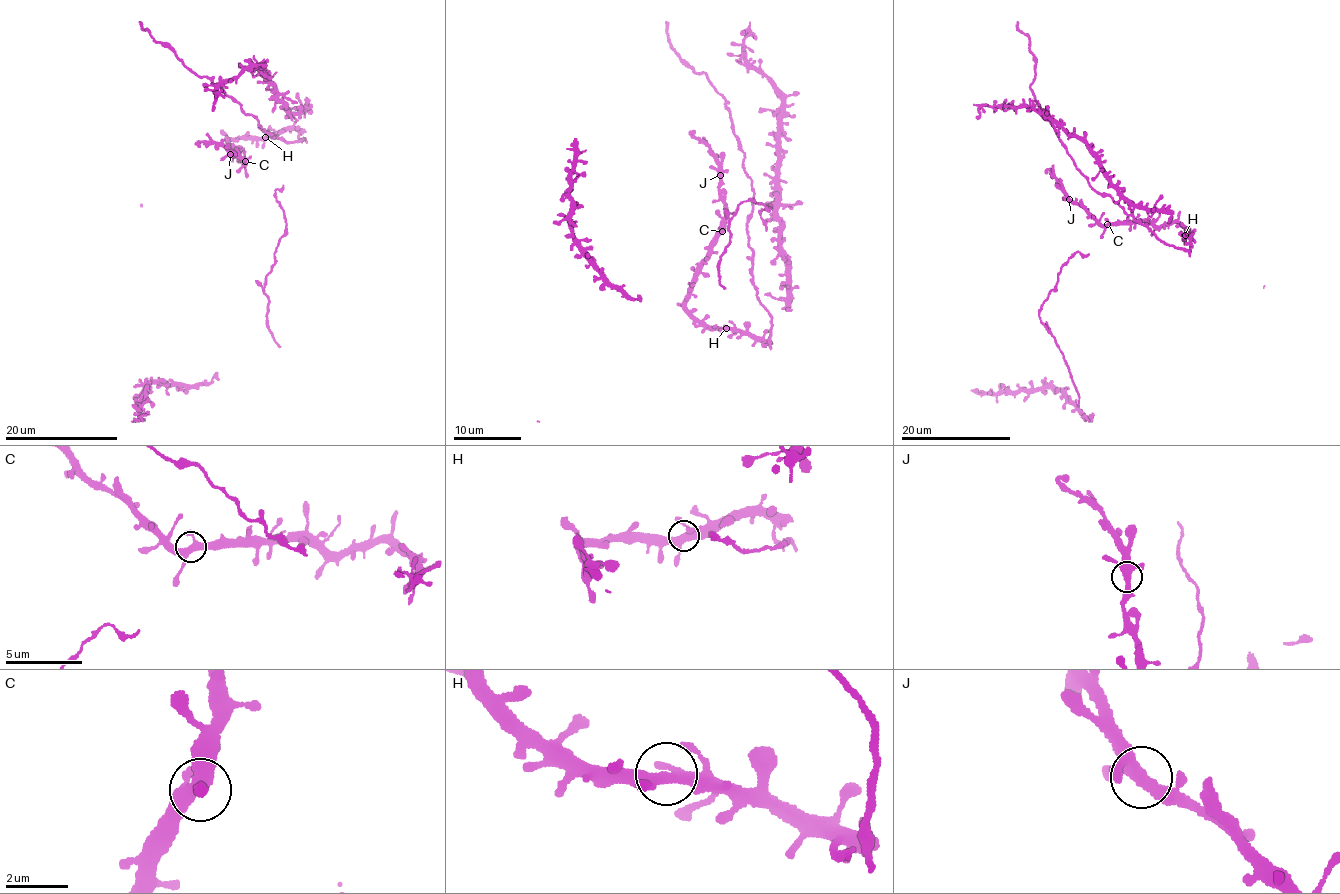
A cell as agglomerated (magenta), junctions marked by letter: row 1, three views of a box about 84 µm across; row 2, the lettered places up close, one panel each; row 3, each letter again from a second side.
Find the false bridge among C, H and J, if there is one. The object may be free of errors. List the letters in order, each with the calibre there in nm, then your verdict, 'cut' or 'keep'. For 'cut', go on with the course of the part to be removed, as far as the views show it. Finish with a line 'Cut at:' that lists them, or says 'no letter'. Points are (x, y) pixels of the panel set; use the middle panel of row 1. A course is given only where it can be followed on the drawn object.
C: 360 nm thick; keep
H: 360 nm thick; keep
J: 360 nm thick; keep
Cut at: no letter

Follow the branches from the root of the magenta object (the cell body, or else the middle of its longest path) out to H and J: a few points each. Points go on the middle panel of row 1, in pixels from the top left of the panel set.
H: (713, 238), (711, 254), (696, 276), (686, 307), (700, 322), (726, 328)
J: (713, 238), (720, 230), (725, 215), (725, 206), (719, 193), (721, 175)

